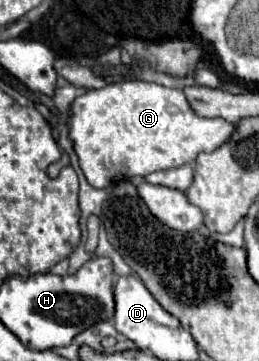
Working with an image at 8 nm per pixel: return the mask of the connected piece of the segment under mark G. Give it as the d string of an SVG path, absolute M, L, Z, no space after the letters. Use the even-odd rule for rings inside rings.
M122 81L114 85L106 85L102 89L92 89L86 95L76 97L72 103L72 115L70 115L70 139L76 147L80 167L88 179L88 183L96 189L104 189L110 183L120 181L128 175L128 179L146 177L152 171L164 171L188 165L196 159L202 151L214 151L222 147L232 133L236 131L234 123L228 123L220 117L200 117L192 111L186 95L182 89L170 89L156 83L144 83L144 81Z

